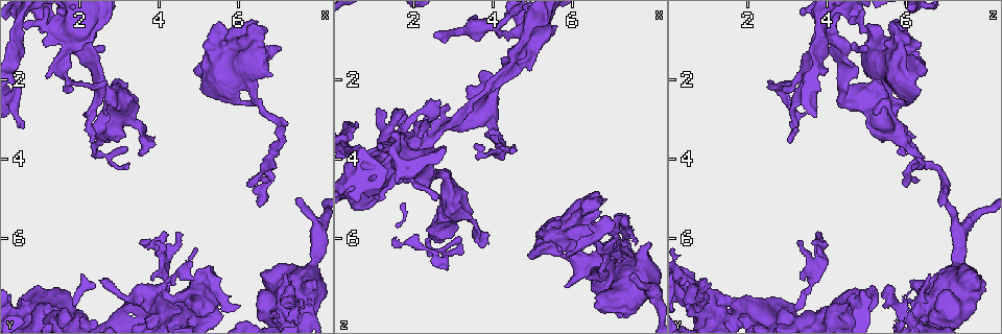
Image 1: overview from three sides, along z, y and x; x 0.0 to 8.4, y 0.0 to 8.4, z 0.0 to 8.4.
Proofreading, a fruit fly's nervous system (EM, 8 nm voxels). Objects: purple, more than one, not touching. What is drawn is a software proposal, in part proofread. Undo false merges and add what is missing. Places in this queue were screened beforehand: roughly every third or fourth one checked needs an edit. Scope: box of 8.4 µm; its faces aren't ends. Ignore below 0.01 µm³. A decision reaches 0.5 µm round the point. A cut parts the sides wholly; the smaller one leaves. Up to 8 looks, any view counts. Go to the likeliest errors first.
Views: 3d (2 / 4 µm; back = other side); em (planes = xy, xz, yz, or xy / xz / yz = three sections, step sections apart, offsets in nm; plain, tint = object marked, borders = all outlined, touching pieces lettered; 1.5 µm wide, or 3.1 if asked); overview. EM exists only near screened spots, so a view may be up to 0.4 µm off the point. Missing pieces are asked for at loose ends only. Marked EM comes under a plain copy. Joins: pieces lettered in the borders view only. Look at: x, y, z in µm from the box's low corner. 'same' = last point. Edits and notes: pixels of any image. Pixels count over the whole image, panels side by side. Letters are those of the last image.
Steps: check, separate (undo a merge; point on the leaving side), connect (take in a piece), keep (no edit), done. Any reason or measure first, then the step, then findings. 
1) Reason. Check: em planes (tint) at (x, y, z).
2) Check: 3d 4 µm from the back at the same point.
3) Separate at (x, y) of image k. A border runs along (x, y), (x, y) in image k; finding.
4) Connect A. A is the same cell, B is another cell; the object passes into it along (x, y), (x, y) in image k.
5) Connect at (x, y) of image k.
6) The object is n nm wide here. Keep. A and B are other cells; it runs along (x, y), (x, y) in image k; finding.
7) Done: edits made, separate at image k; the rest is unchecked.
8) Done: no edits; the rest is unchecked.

Check: 3d 2 µm at (6.90, 1.85, 5.00).

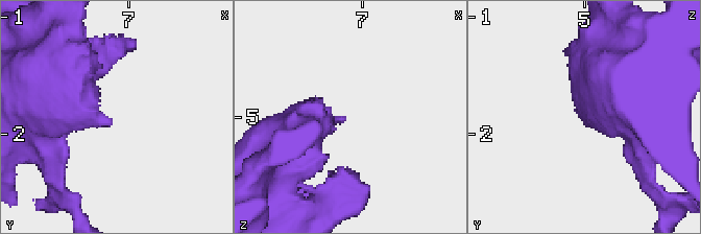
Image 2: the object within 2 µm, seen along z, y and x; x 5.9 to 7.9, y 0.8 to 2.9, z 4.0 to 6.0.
Check: em planes (borders) at (6.86, 1.92, 5.04).

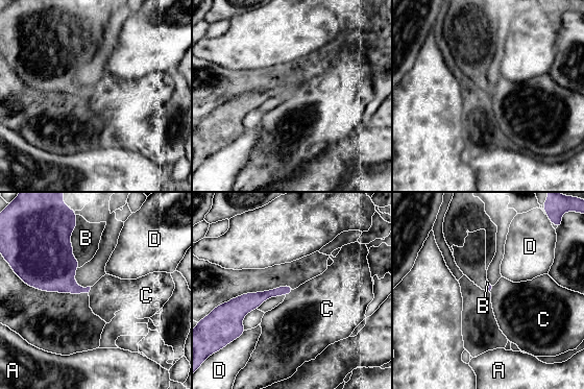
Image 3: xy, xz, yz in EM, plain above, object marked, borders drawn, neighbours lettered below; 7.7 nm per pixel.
Connect B. B is the same cell, A, C and D are other cells; the object passes into it along (39, 247), (71, 244), (86, 238) in image 3; it goes on there.

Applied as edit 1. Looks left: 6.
Sharp bend. Check: em yz step 4 (tint) at (2.15, 2.05, 2.85).

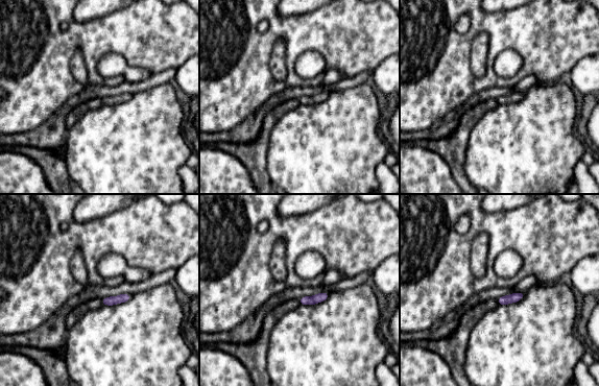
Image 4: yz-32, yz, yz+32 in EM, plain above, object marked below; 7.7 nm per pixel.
Check: em xz step 4 (borders) at the same point.

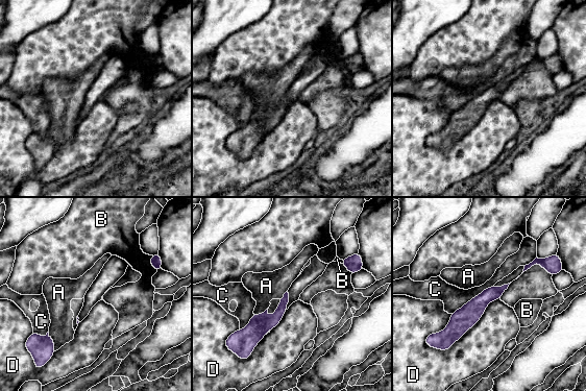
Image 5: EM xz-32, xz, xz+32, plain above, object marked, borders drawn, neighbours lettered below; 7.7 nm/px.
Keep. A, B, C and D are other cells; a border runs along (499, 298), (444, 351) in image 5; continuous, no second neuron.

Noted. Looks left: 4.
Done: edits made, connect at image 3; the rest is unchecked.

